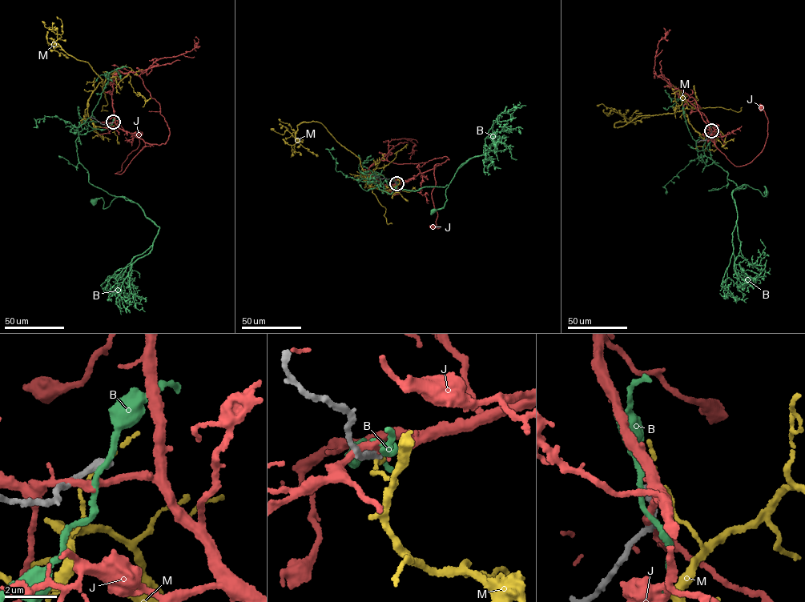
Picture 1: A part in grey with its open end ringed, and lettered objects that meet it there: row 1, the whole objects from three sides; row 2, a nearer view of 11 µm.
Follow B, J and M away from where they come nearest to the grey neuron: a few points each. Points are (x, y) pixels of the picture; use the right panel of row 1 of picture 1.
B: (710, 130), (706, 147), (727, 178), (738, 190), (746, 185), (764, 196), (765, 186), (766, 193)
J: (711, 132), (716, 147), (734, 165), (746, 165), (762, 151), (767, 134), (767, 118), (760, 108)
M: (711, 130), (715, 140), (692, 127), (683, 110), (617, 128), (623, 115), (597, 106)

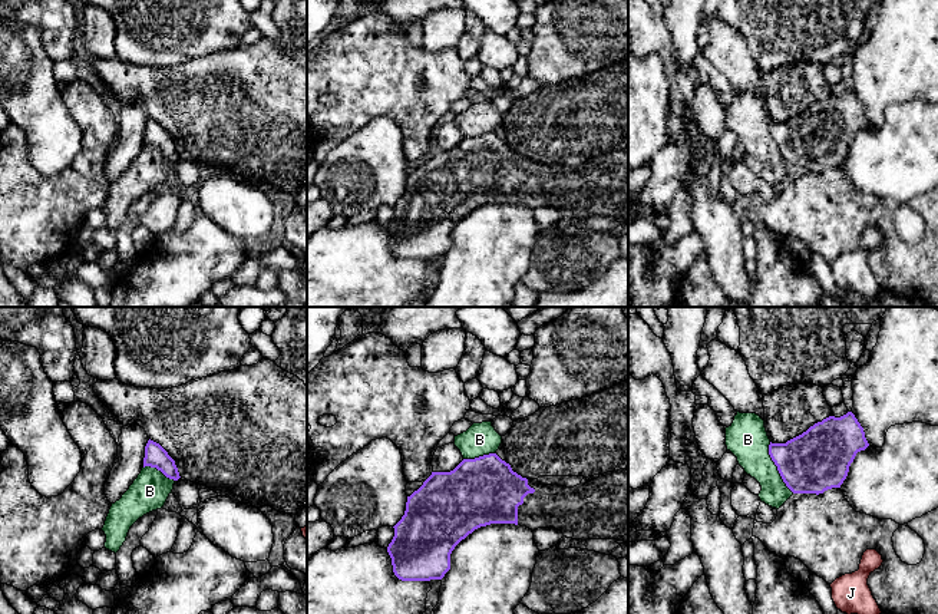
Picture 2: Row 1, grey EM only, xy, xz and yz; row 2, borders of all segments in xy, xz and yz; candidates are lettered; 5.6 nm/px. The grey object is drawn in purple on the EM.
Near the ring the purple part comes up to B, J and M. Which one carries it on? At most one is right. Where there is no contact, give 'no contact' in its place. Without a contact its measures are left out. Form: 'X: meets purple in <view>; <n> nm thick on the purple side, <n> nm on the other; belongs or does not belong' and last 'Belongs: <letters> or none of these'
B: meets purple in yz; 340 nm thick on the purple side, 220 nm on the other; does not belong
J: no contact; does not belong
M: no contact; does not belong
Belongs: none of these

